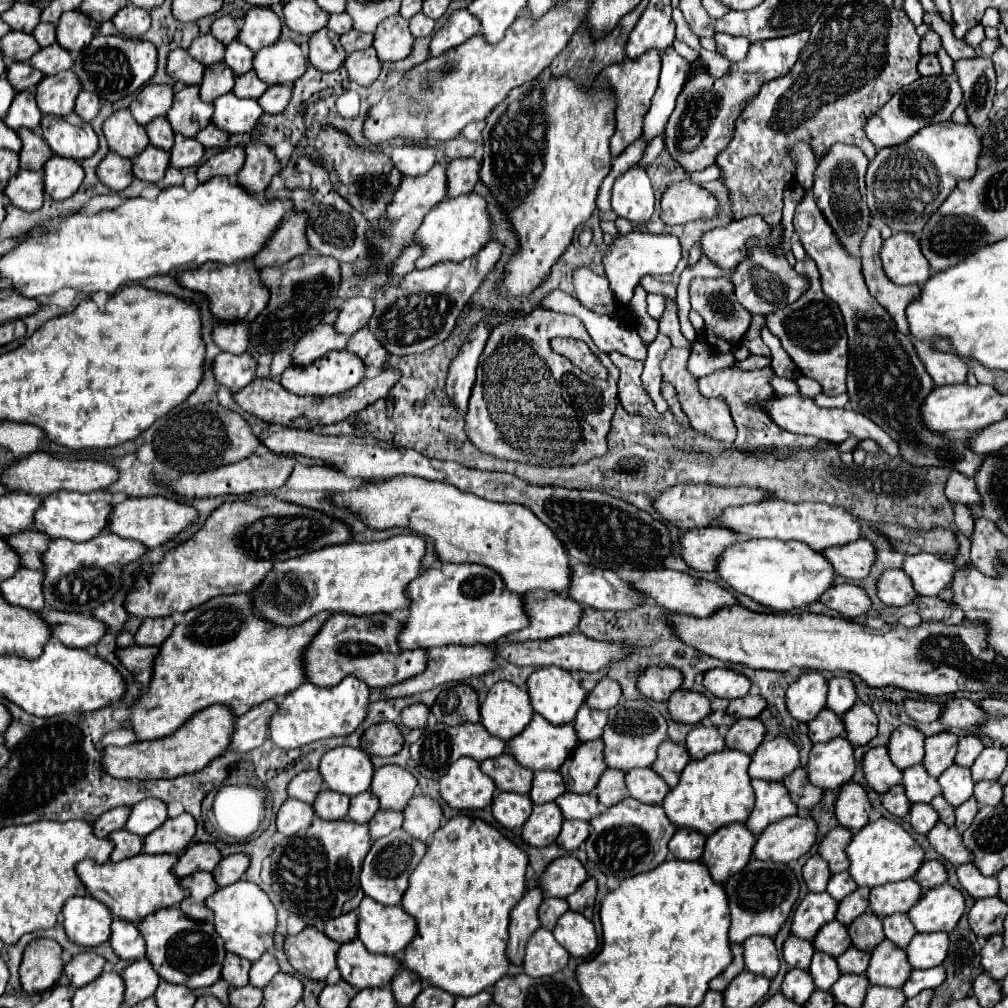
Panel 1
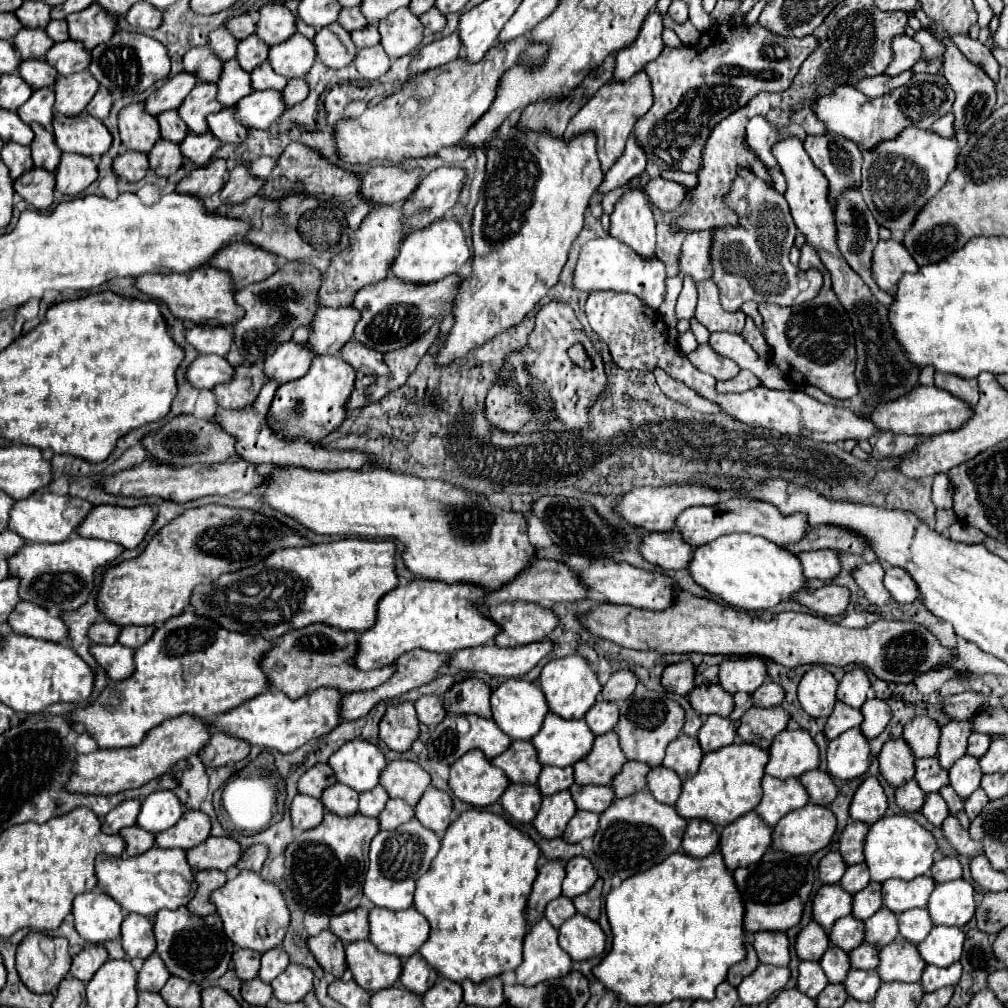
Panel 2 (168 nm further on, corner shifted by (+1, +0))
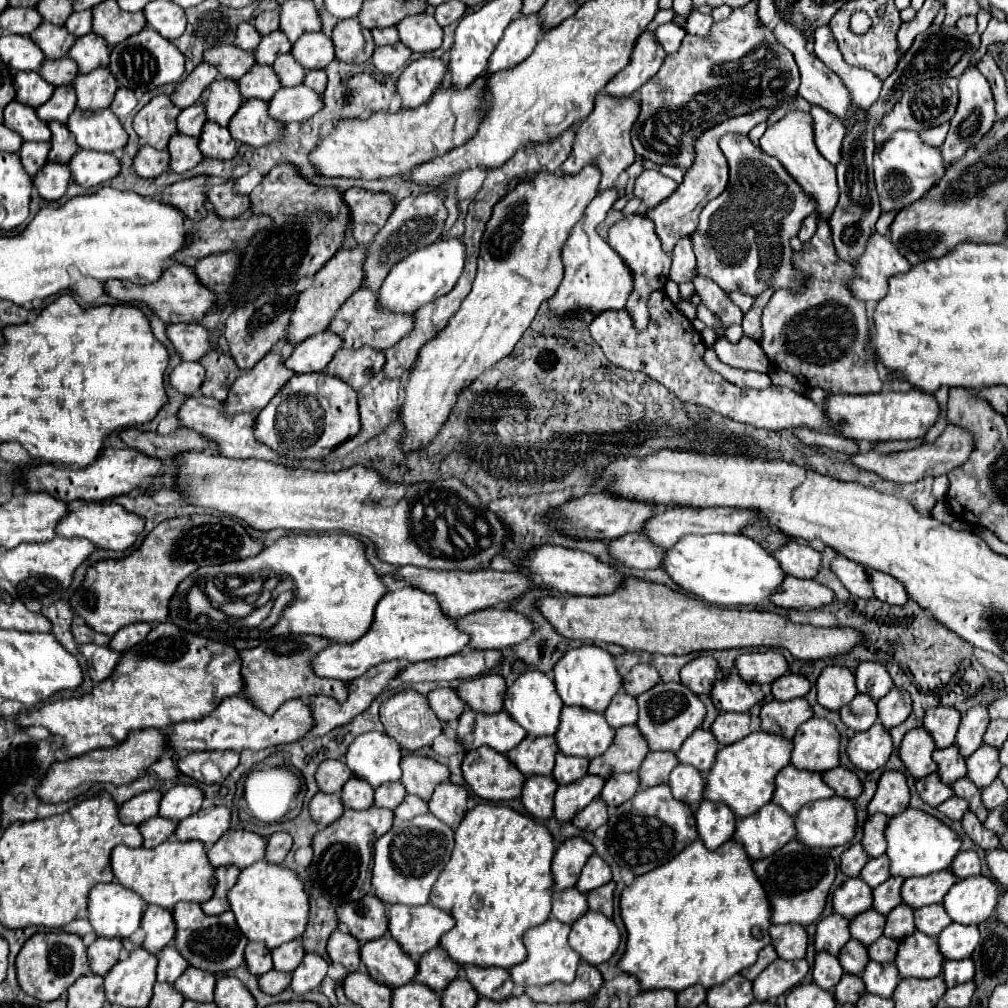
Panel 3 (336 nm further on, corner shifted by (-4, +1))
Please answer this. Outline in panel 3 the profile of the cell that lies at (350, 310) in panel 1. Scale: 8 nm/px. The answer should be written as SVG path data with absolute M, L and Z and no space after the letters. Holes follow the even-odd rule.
M321 331L317 335L311 335L303 343L295 345L295 351L285 361L289 369L295 373L309 373L309 371L325 371L329 365L329 359L343 347L341 337L333 331Z

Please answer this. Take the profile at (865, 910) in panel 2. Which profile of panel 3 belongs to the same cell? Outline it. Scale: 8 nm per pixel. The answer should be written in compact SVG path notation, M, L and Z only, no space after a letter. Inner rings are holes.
M889 877L879 887L873 889L873 909L877 913L887 915L893 907L897 907L901 903L901 897L899 897L901 883L903 883L901 877Z

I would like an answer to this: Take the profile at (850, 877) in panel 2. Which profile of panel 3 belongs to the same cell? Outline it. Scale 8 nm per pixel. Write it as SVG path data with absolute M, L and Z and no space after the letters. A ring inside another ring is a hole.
M885 855L869 859L867 865L861 869L859 875L869 887L877 887L881 881L889 879L889 859L885 859Z

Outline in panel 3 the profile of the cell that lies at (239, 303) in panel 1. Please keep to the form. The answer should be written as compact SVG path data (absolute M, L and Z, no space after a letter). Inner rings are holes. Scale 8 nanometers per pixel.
M171 263L169 271L157 279L157 283L137 285L131 281L107 281L105 289L111 297L119 301L143 301L147 303L165 323L199 323L203 315L217 307L217 297L211 289L203 287L193 269L183 263Z

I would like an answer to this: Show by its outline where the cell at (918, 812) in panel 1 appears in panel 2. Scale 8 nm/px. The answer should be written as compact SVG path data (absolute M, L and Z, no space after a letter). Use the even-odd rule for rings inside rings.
M932 792L926 796L926 802L922 806L922 814L934 824L934 826L942 826L942 822L946 820L946 816L950 814L948 812L948 806L944 802L944 798L940 796L940 792Z

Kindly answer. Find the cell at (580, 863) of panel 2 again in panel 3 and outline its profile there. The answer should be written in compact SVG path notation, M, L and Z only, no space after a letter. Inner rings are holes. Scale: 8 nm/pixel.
M591 855L579 875L575 889L579 889L581 893L587 893L587 891L593 891L593 889L609 883L609 881L611 881L609 865L599 855Z

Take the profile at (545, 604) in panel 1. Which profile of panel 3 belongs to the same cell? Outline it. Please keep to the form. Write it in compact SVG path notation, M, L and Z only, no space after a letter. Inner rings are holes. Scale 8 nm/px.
M481 609L457 621L461 631L471 635L469 647L505 649L519 645L533 635L533 623L513 609Z

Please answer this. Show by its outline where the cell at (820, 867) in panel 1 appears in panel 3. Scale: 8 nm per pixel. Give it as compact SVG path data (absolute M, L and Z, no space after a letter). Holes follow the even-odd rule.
M857 843L857 845L851 845L843 855L841 855L841 873L847 875L847 877L857 877L859 871L863 869L863 865L867 863L867 855L863 851L863 847Z

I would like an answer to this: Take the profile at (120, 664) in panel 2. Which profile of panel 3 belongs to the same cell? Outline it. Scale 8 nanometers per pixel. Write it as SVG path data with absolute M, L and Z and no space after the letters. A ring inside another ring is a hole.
M93 643L81 645L79 651L85 655L85 659L89 663L89 675L95 683L105 681L115 671L115 667L119 665L119 661L123 657L123 653L115 653L109 647L99 647Z

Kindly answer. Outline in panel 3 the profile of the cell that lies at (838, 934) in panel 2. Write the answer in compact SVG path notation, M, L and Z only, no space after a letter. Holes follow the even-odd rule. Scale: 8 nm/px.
M867 909L849 923L849 933L853 939L869 947L883 935L883 927L885 927L885 917L873 909Z

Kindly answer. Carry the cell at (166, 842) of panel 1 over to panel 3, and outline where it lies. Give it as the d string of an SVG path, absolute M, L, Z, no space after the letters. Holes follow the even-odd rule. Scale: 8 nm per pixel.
M203 807L175 827L177 841L201 841L207 849L229 829L231 811L227 807Z

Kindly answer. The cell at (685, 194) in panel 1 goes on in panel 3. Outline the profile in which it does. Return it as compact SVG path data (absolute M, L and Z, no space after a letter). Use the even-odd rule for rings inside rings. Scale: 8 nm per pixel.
M649 169L637 177L633 195L637 199L641 199L645 209L651 209L651 207L657 207L659 203L663 203L665 199L669 199L675 193L675 189L677 189L677 183L673 179L663 177L655 169Z

